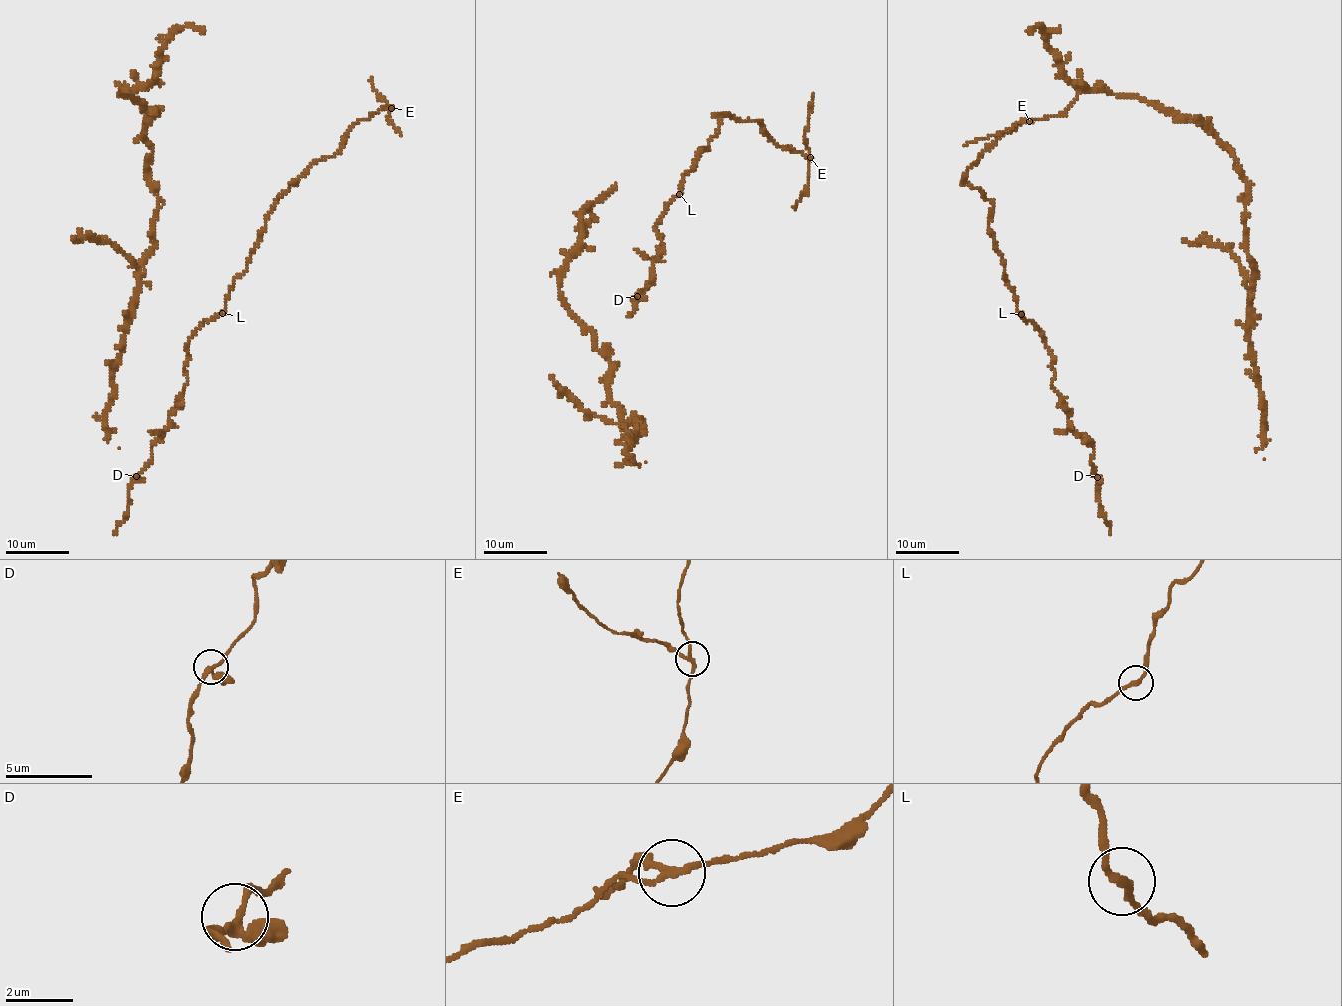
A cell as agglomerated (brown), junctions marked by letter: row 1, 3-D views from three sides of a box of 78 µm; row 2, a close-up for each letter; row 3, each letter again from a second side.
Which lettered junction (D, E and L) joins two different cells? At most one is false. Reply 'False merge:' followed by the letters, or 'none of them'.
False merge: E

